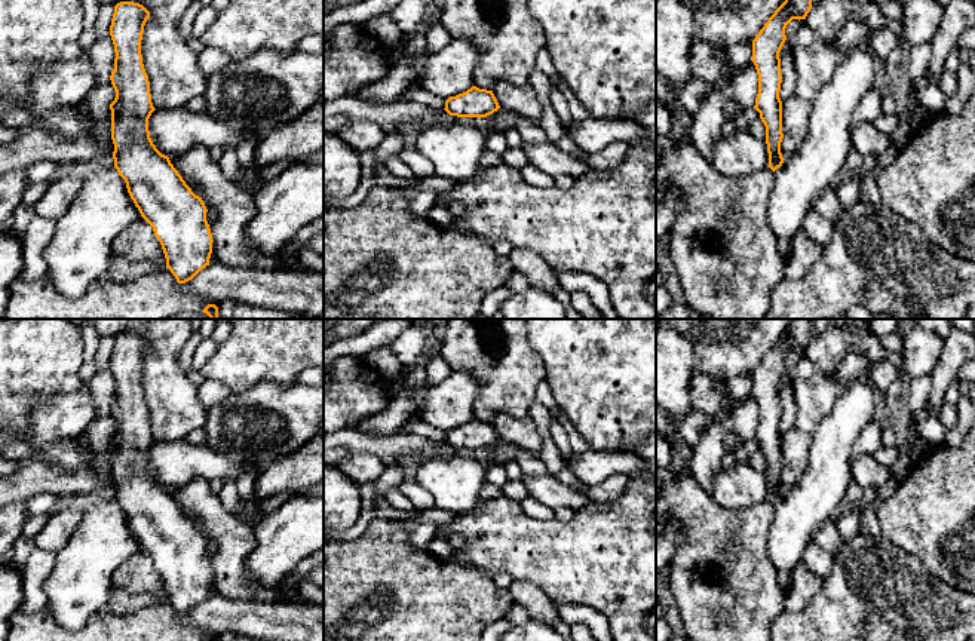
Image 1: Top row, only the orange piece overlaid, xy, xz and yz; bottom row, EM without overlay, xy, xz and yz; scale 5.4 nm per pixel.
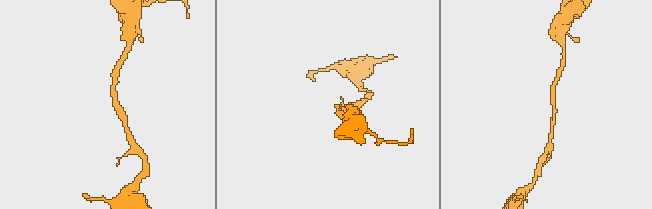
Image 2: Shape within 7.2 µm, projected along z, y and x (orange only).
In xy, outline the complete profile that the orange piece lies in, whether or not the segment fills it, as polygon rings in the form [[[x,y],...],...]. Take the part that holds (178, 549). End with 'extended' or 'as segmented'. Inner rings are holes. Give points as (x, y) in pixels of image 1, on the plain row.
[[[120,334],[114,338],[110,358],[116,384],[114,402],[110,408],[116,423],[116,430],[110,436],[113,491],[131,531],[141,549],[153,559],[154,568],[162,577],[166,601],[178,616],[186,616],[209,598],[214,573],[202,530],[191,524],[169,490],[162,487],[150,470],[148,451],[156,441],[151,435],[150,414],[141,387],[141,372],[148,350],[150,344],[139,335]]]; as segmented

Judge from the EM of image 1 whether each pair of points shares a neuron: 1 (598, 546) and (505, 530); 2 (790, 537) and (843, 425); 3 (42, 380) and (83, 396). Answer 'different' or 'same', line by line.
1: same
2: same
3: different

